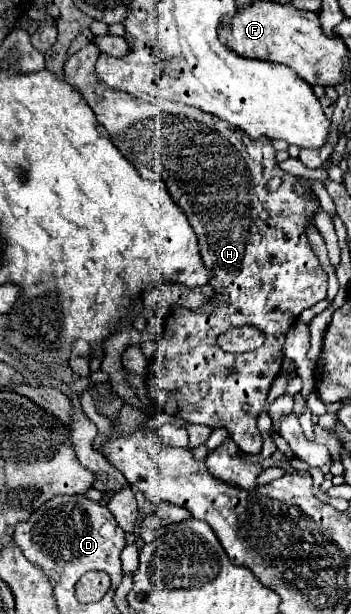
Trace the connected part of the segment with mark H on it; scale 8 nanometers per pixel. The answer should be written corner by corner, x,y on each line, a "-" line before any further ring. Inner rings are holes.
88,43
84,49
70,55
64,63
64,79
88,101
98,121
110,133
116,149
136,167
136,171
144,179
150,177
166,183
172,201
186,213
194,233
198,235
202,261
208,269
214,271
214,299
200,311
178,309
166,319
166,327
156,353
160,359
160,377
148,375
148,393
160,411
172,417
180,417
186,423
224,427
242,451
256,455
262,451
262,435
256,427
256,419
264,409
272,381
282,371
282,347
286,333
304,309
326,297
328,275
304,233
308,217
314,217
316,201
304,195
296,195
294,181
300,181
308,191
312,191
312,187
302,177
296,179
278,167
276,149
272,147
270,139
262,137
252,141
230,123
200,109
176,107
172,111
162,111
147,101
122,91
114,91
104,83
94,81
94,59
98,55
100,49
94,47
94,43
-
276,175
282,177
282,185
276,193
270,193
266,187
268,181
-
240,325
252,325
260,329
266,335
264,345
248,353
222,351
216,343
218,335

